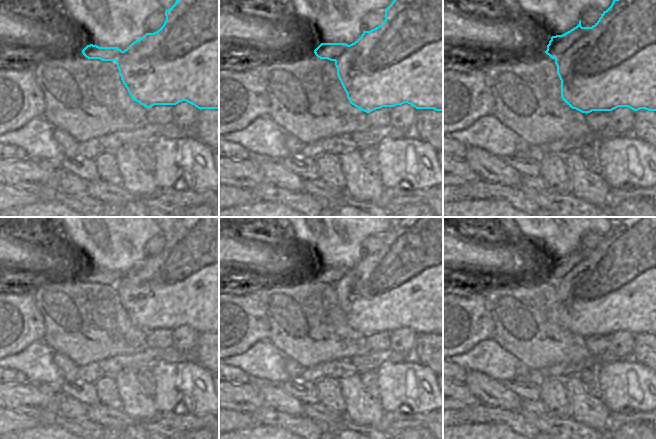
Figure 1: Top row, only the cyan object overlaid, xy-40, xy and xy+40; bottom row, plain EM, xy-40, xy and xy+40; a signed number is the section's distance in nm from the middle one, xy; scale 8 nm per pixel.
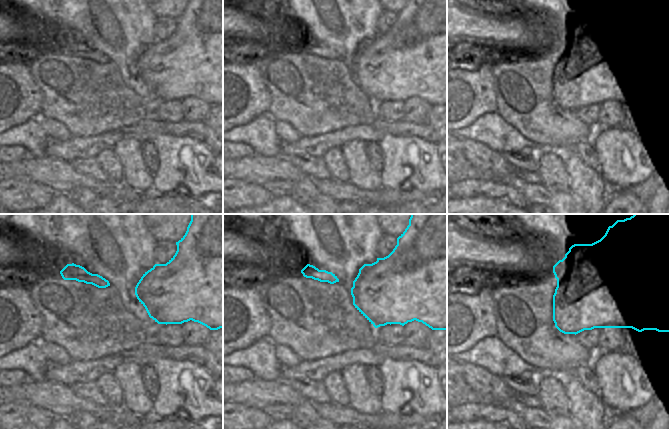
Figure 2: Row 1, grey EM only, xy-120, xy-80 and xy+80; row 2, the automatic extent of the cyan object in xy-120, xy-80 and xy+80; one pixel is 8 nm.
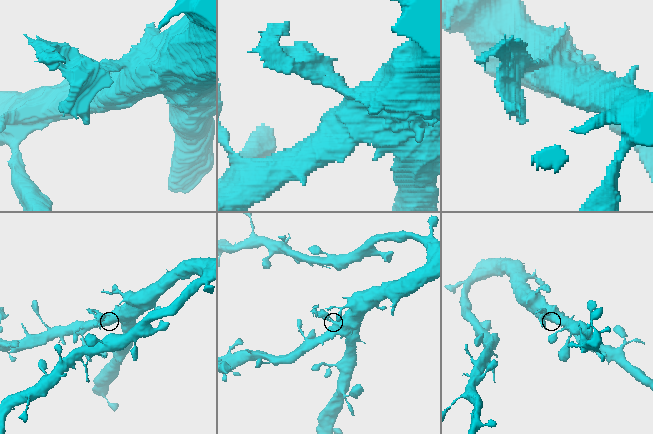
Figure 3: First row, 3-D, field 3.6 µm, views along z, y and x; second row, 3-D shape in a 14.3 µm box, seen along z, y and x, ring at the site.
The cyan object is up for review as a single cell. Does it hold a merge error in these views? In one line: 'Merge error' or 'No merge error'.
Merge error.

